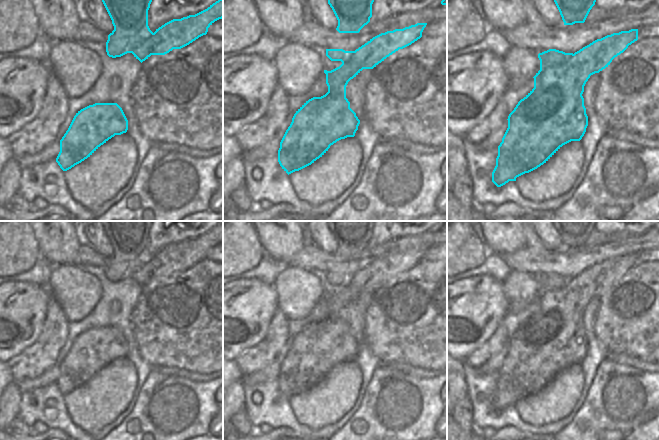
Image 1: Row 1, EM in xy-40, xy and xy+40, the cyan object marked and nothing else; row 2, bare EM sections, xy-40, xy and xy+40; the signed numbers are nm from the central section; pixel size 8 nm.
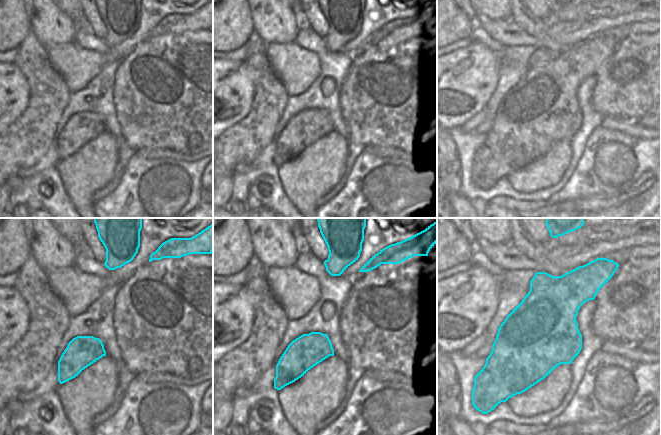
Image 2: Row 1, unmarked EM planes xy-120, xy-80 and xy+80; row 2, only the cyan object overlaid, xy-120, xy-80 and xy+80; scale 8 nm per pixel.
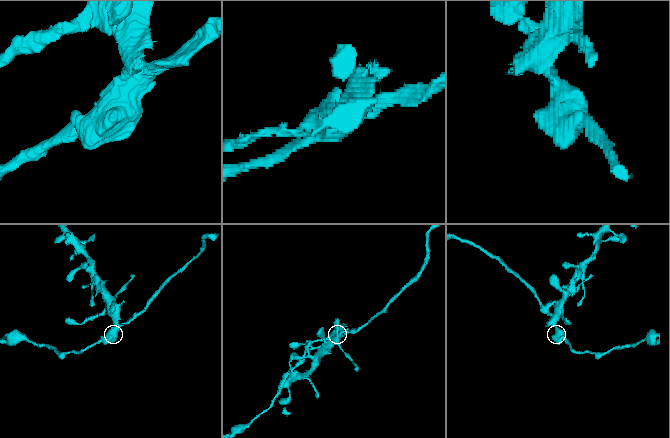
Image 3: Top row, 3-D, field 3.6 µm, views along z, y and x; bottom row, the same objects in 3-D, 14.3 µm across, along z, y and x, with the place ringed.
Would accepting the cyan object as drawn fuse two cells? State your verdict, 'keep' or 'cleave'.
cleave

